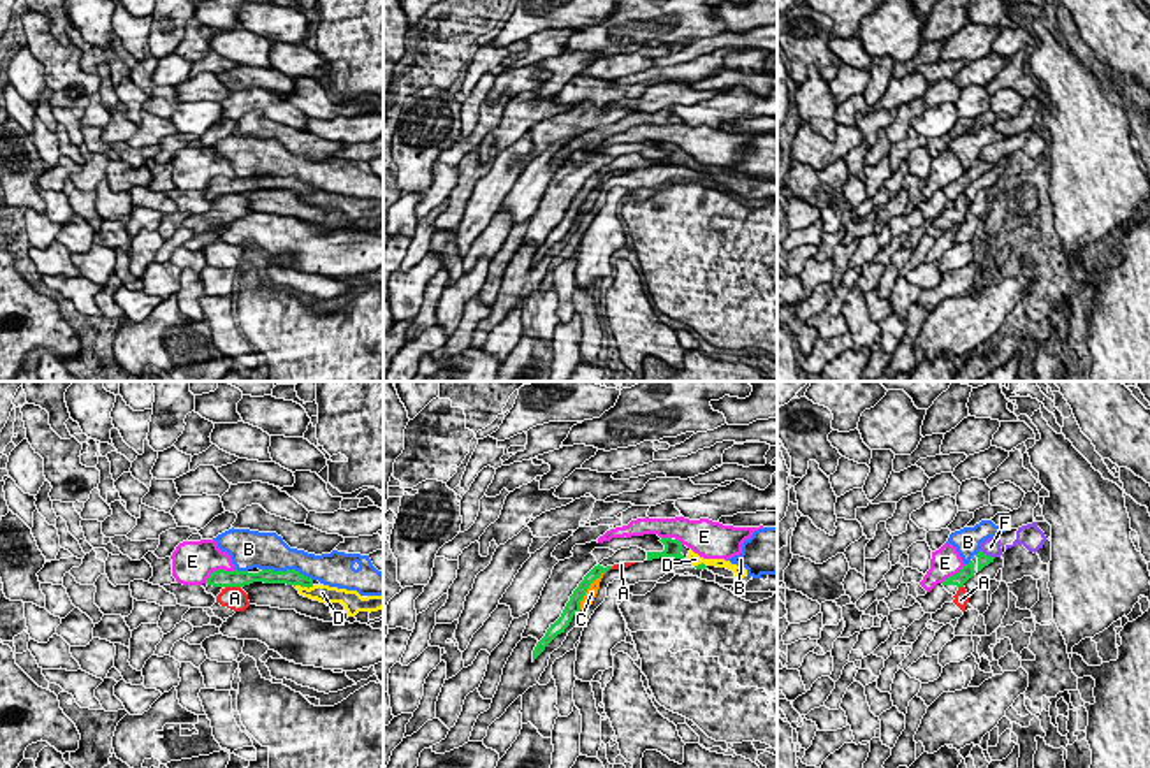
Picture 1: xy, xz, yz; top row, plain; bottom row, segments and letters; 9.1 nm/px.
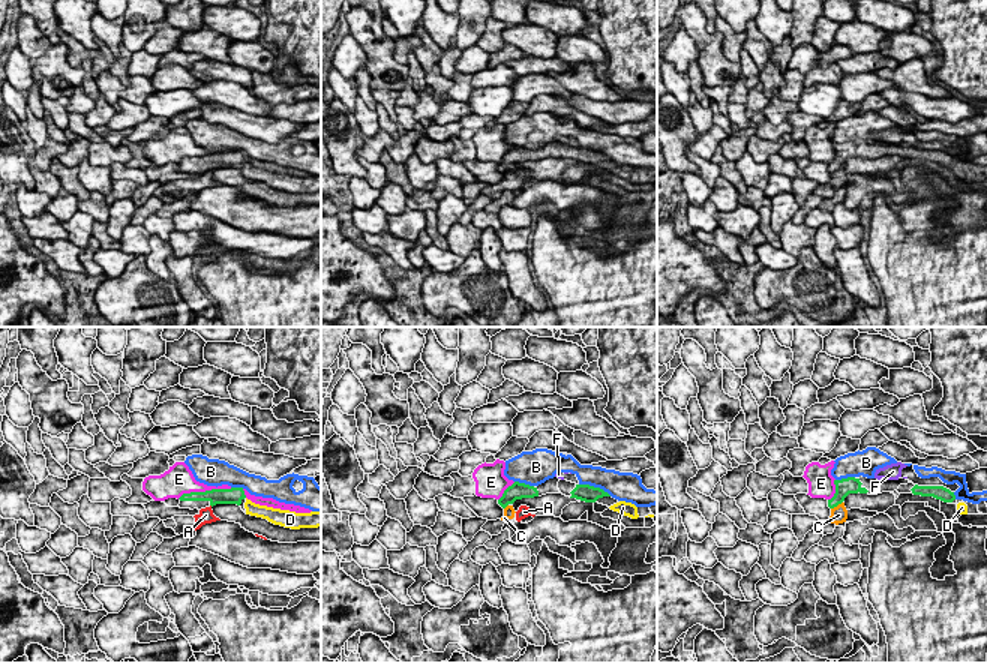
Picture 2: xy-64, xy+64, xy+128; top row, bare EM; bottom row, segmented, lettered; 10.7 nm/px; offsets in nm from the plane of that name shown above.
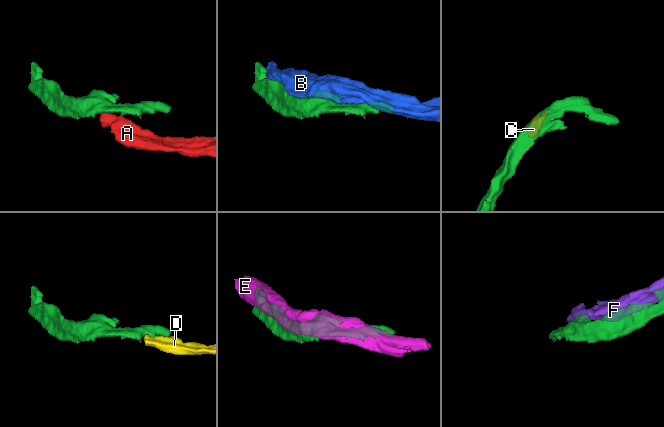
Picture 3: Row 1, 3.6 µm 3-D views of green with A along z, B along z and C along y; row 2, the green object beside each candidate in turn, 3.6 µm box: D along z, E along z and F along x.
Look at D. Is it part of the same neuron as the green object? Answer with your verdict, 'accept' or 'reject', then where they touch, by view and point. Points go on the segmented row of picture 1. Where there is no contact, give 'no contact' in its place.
accept | xy (305, 586)

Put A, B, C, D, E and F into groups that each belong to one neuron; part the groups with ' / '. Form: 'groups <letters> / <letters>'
groups A C / B / D / E / F

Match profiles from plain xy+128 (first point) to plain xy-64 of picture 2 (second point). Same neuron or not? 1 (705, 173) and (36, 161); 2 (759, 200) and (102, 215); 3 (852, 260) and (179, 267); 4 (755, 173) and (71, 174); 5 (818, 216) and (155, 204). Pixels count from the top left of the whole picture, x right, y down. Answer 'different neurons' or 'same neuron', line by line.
1: different neurons
2: same neuron
3: same neuron
4: different neurons
5: different neurons

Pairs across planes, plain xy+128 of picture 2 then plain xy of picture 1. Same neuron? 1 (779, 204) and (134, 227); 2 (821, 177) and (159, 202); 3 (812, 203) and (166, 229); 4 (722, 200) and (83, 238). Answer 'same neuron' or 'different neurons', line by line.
1: different neurons
2: different neurons
3: different neurons
4: same neuron

